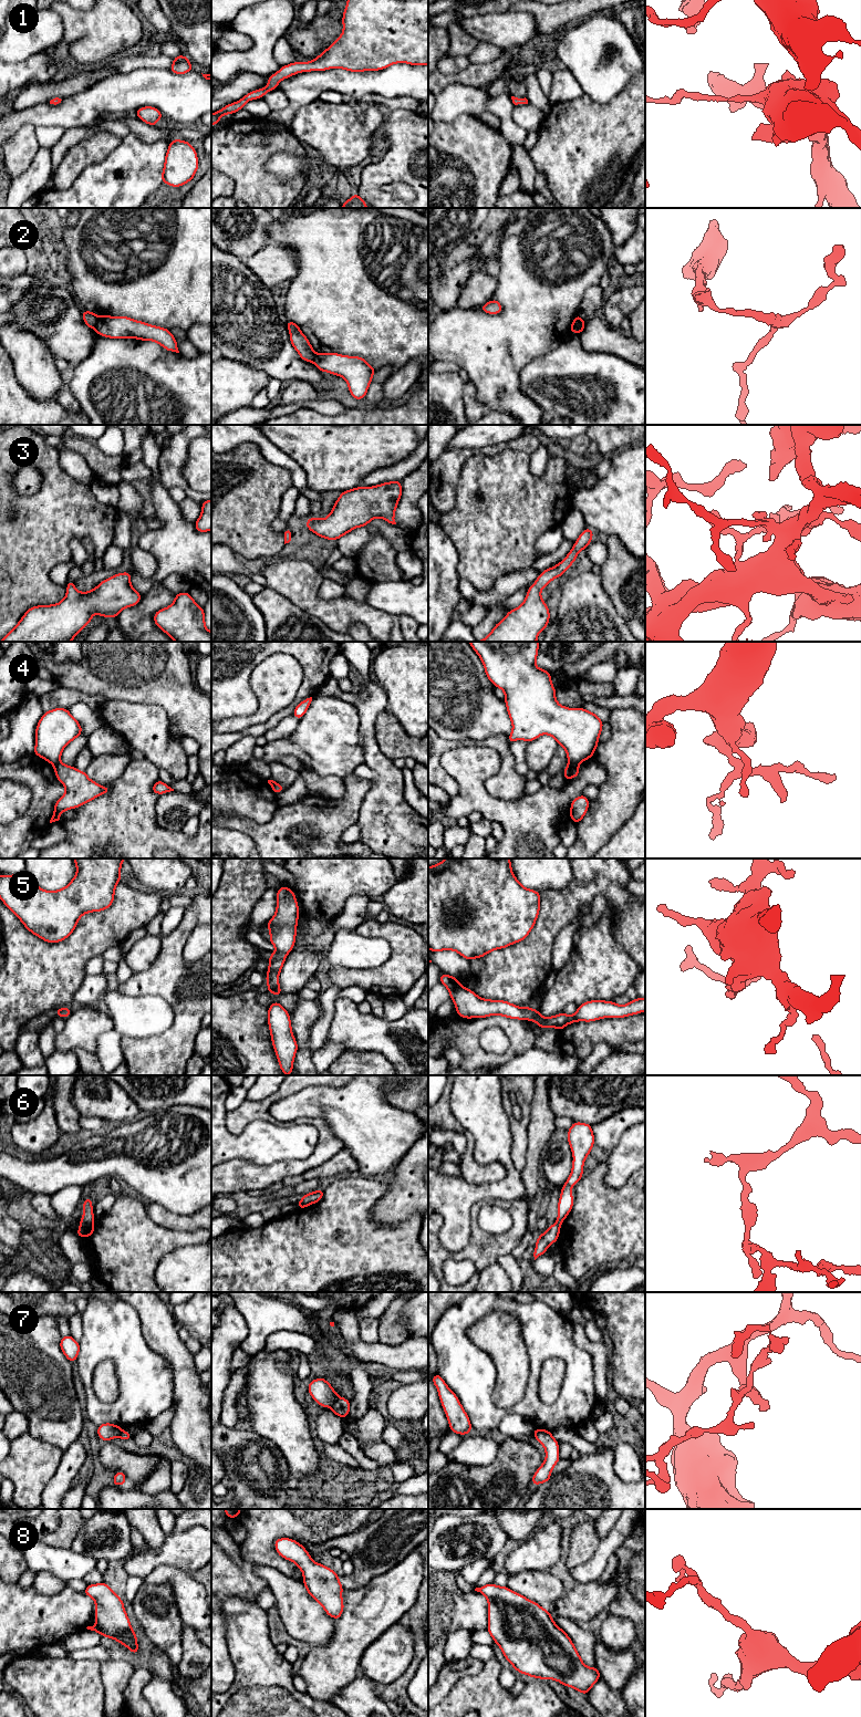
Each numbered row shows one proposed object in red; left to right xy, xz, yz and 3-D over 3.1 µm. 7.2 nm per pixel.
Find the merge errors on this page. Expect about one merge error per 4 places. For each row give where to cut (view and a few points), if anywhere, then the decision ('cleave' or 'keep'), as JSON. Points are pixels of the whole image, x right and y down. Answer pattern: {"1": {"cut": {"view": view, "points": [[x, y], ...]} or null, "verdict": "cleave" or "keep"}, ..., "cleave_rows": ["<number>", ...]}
{"1": {"cut": null, "verdict": "keep"}, "2": {"cut": {"view": "yz", "points": [[581, 319], [574, 331]]}, "verdict": "cleave"}, "3": {"cut": null, "verdict": "keep"}, "4": {"cut": {"view": "yz", "points": [[569, 762], [578, 763]]}, "verdict": "cleave"}, "5": {"cut": null, "verdict": "keep"}, "6": {"cut": {"view": "xy", "points": [[81, 1224], [91, 1225]]}, "verdict": "cleave"}, "7": {"cut": {"view": "xz", "points": [[338, 1397], [331, 1407]]}, "verdict": "cleave"}, "8": {"cut": null, "verdict": "keep"}, "cleave_rows": ["2", "4", "6", "7"]}

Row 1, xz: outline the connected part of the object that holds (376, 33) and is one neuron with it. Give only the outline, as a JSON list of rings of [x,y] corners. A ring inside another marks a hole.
[[[346,0],[343,11],[342,34],[318,58],[310,62],[293,62],[281,66],[270,75],[266,87],[249,92],[241,100],[230,103],[211,114],[211,126],[220,117],[242,110],[248,101],[262,98],[266,93],[278,89],[283,79],[300,72],[344,69],[351,72],[384,70],[394,63],[428,65],[428,0]]]

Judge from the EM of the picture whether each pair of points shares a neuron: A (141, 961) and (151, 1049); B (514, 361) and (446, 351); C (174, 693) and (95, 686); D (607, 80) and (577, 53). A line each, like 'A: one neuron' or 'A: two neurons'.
A: two neurons
B: one neuron
C: one neuron
D: one neuron

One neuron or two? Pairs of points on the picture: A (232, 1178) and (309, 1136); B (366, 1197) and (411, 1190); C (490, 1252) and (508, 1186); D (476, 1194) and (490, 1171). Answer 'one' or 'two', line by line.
A: two
B: two
C: two
D: two

